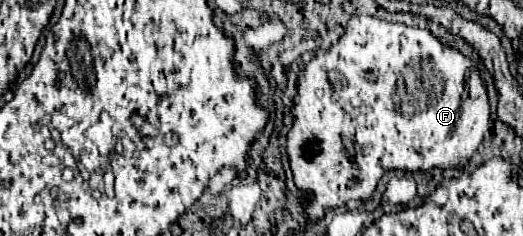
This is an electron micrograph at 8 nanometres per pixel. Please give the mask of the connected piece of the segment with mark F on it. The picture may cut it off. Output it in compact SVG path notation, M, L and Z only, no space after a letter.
M352 16L346 24L344 36L338 40L336 46L332 46L328 52L318 54L300 74L298 82L298 96L296 96L296 106L294 106L294 124L292 130L288 132L288 156L290 156L290 166L294 172L294 182L302 190L310 190L310 204L308 204L308 216L312 220L322 218L328 208L344 206L348 200L366 200L372 196L378 180L386 170L428 170L428 168L450 168L458 164L466 164L472 156L472 152L480 146L484 140L484 134L490 126L490 102L486 94L486 84L480 76L480 72L474 68L472 60L464 56L460 50L452 48L450 44L438 40L428 28L412 28L404 24L392 24L386 20L378 20L374 16Z

